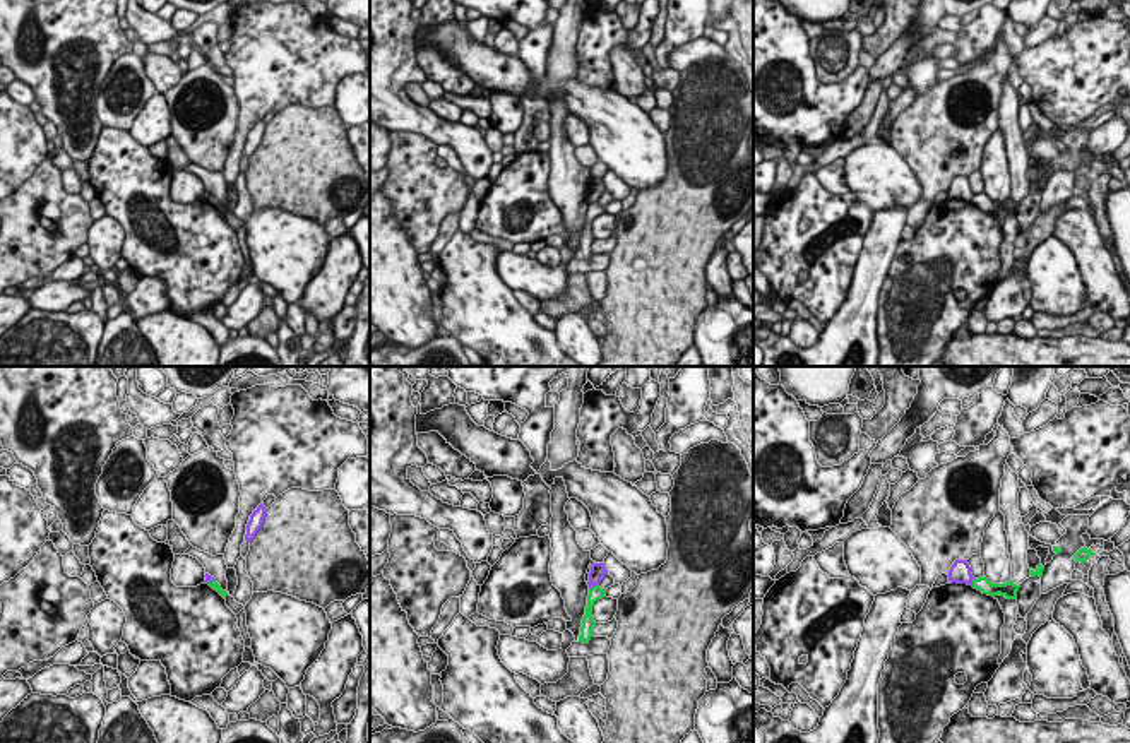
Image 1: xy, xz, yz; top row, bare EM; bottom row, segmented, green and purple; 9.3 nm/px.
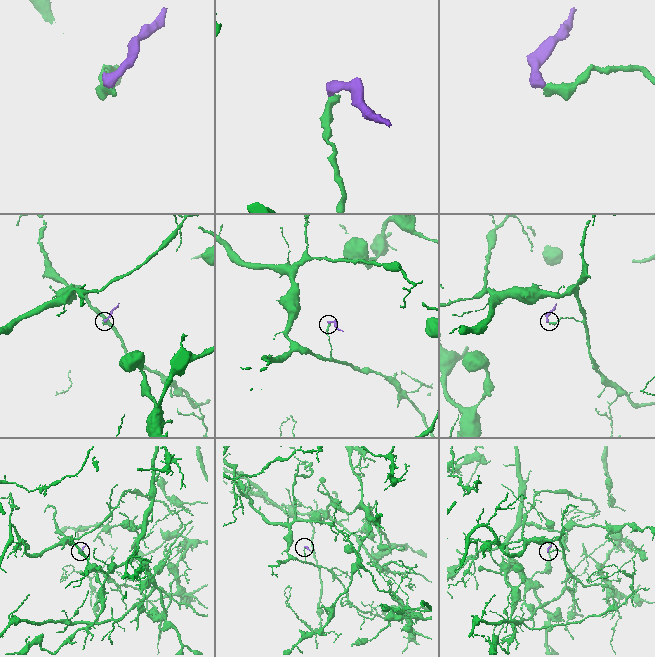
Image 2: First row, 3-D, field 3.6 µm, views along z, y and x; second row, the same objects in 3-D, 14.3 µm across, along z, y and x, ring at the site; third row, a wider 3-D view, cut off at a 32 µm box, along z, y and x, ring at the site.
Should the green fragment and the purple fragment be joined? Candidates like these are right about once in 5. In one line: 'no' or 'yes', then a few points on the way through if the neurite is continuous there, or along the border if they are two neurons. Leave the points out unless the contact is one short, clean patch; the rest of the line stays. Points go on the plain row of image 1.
no; border along xz (598, 201), (589, 206)

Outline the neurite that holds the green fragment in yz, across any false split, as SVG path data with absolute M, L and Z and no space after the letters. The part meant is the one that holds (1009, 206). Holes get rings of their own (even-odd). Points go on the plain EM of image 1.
M979 193L972 197L972 204L981 207L988 212L1005 212L1007 216L1017 216L1017 207L1020 200L1017 202L1014 197L1008 197L1005 200L991 200L986 193Z

